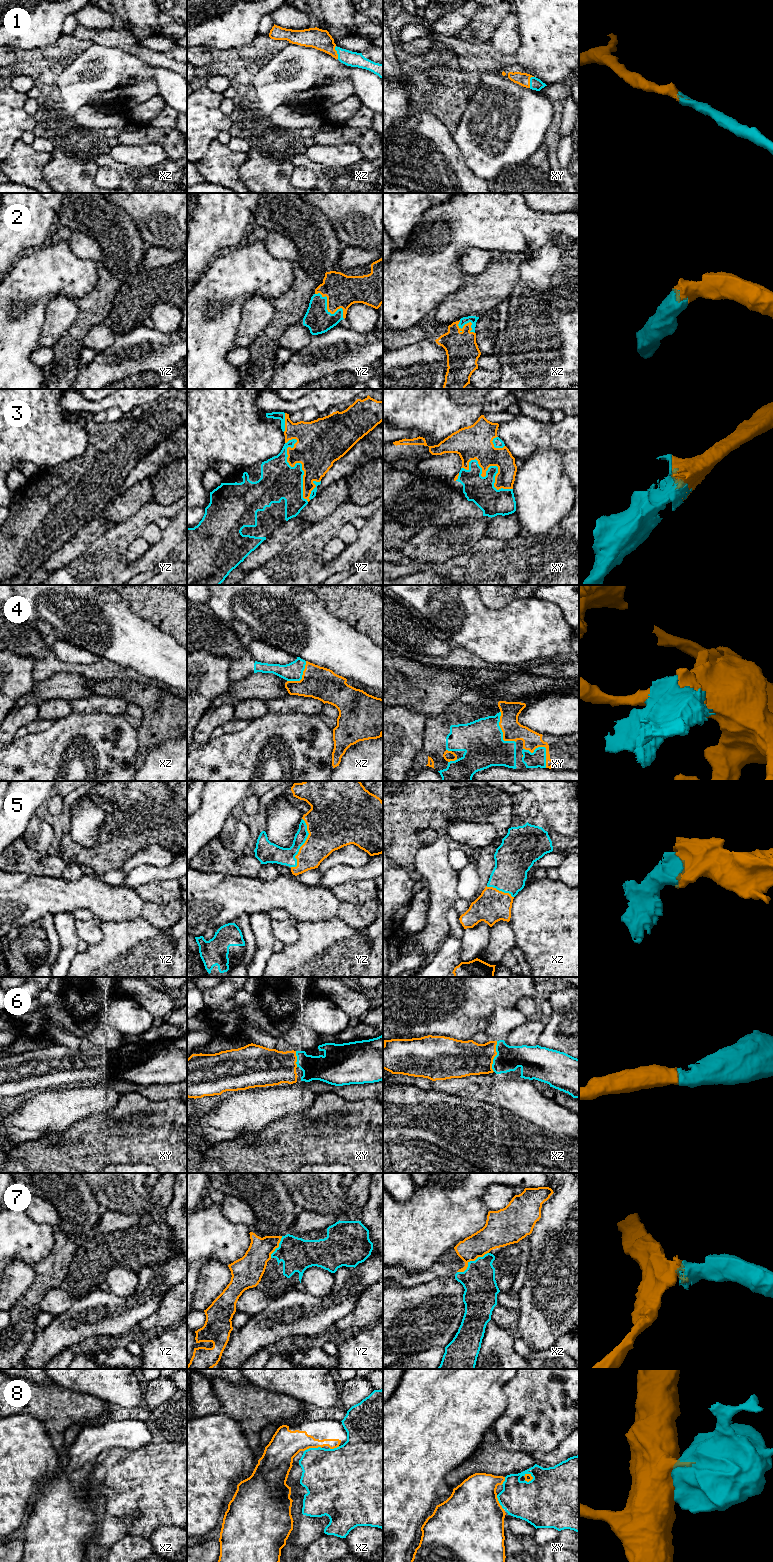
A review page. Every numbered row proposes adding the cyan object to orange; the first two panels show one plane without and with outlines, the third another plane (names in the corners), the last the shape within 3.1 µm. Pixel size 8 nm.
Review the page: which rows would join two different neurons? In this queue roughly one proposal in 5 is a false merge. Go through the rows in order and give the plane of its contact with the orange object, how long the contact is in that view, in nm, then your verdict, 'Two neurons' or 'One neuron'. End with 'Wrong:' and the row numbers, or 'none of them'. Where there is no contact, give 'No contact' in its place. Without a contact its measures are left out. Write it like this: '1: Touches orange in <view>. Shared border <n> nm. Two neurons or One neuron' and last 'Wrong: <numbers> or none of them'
1: Touches orange in xy. Shared border 100 nm. One neuron
2: Touches orange in yz. Shared border 320 nm. One neuron
3: Touches orange in yz. Shared border 550 nm. One neuron
4: Touches orange in xy. Shared border 240 nm. Two neurons
5: Touches orange in yz. Shared border 400 nm. One neuron
6: Touches orange in xz. Shared border 260 nm. One neuron
7: Touches orange in xz. Shared border 300 nm. Two neurons
8: Touches orange in xz. Shared border 150 nm. Two neurons
Wrong: 4, 7, 8

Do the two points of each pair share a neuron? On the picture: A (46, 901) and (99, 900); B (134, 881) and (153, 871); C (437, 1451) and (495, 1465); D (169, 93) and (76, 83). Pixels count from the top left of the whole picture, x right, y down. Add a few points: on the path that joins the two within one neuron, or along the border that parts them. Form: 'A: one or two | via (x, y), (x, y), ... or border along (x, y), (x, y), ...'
A: one | via (59, 899), (86, 899)
B: one | via (139, 876), (148, 873)
C: two | border along (483, 1440), (466, 1459), (449, 1472)
D: one | via (149, 72), (100, 71)

